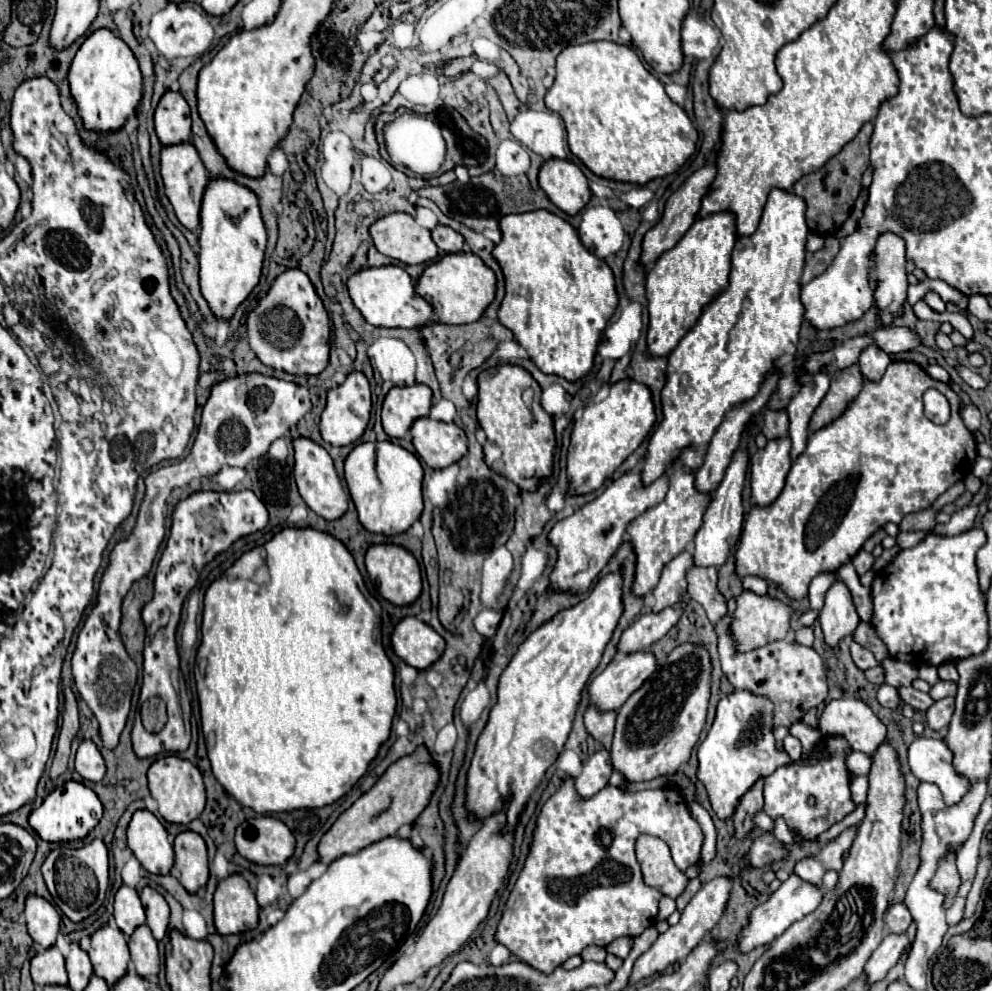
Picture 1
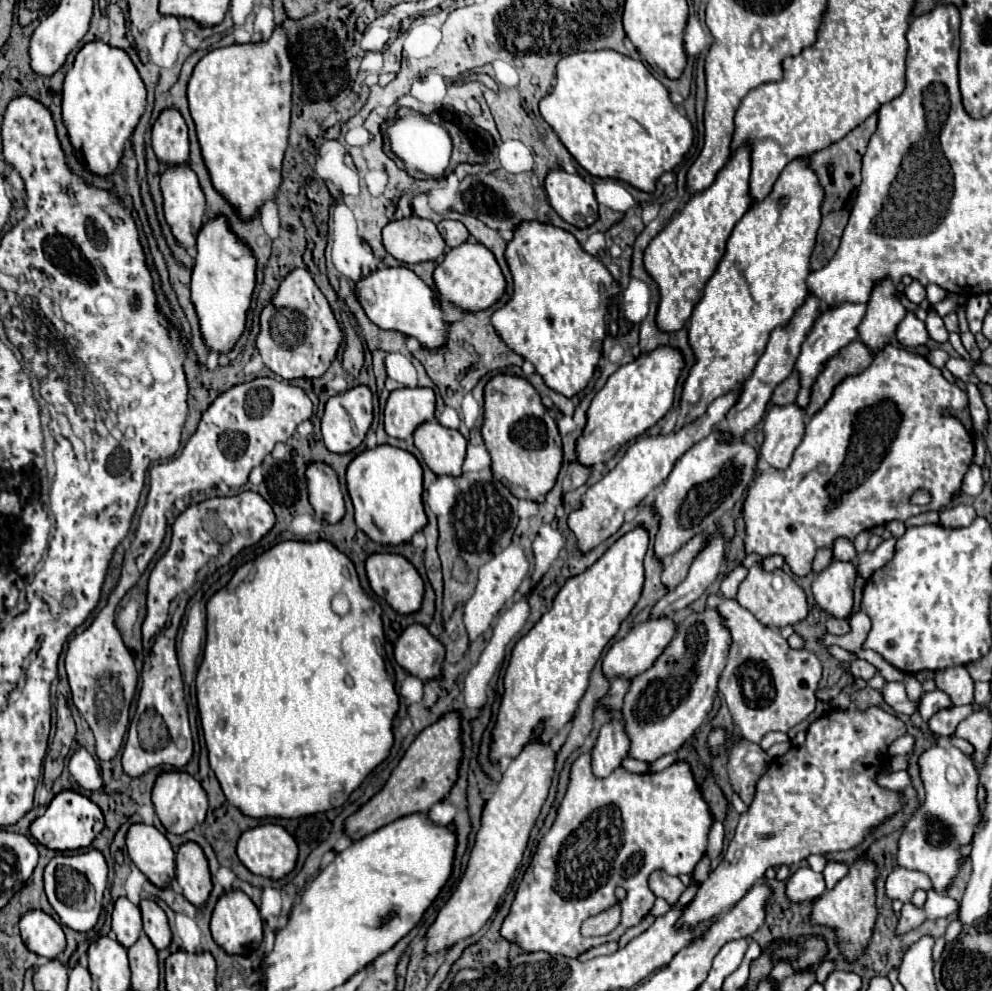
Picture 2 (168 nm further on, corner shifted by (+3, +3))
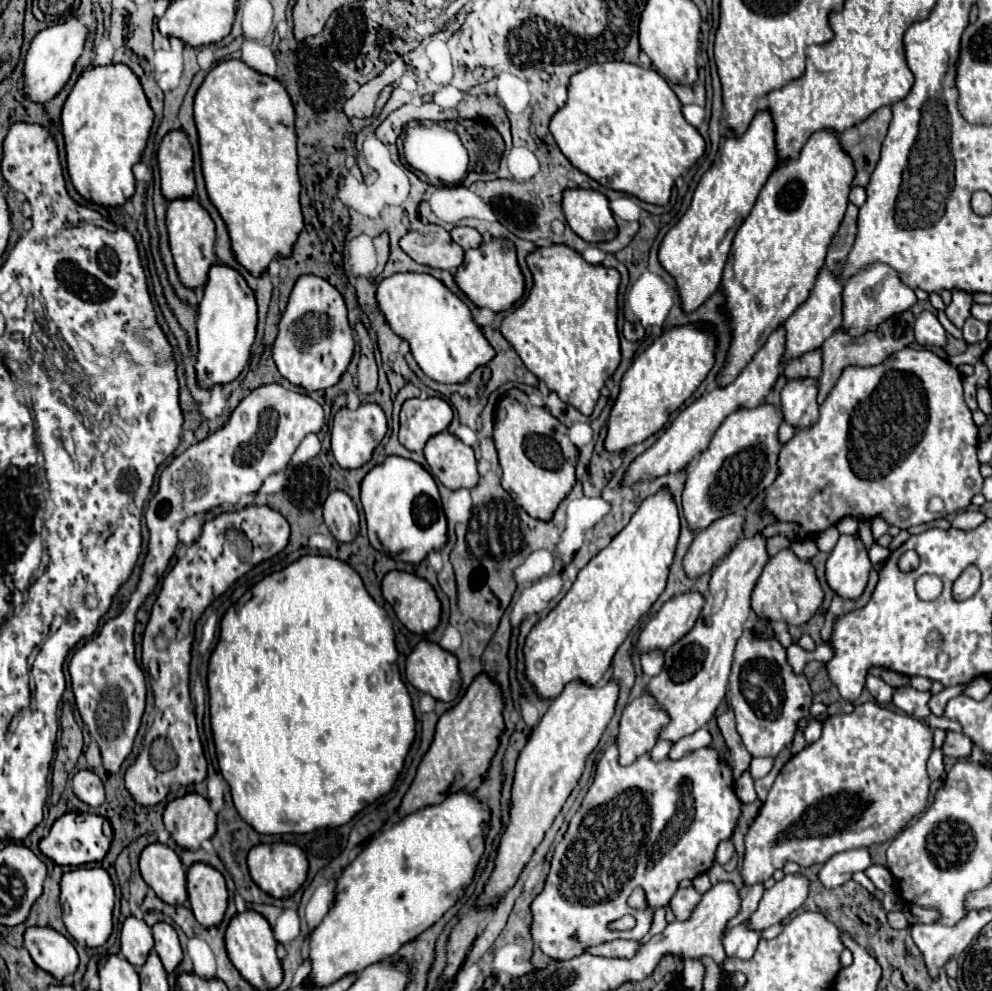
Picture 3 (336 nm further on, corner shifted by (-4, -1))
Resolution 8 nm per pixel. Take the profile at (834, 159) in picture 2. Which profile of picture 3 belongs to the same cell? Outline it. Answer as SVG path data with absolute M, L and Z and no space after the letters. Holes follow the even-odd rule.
M884 106L864 122L848 128L838 136L842 150L854 160L856 174L852 186L867 186L868 178L880 158L880 146L888 132L890 120L892 120L892 112L888 106Z

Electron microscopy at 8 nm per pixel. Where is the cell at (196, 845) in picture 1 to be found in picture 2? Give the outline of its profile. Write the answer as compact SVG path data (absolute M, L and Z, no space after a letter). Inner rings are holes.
M187 842L177 852L177 884L193 906L203 906L211 894L211 872L199 844Z

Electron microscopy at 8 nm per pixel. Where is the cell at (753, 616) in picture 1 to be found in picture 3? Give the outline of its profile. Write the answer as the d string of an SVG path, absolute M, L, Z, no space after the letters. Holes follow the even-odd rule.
M780 550L768 560L752 590L752 610L756 616L770 622L784 620L788 626L804 626L820 608L822 596L824 592L816 580L814 567L794 556L792 550Z

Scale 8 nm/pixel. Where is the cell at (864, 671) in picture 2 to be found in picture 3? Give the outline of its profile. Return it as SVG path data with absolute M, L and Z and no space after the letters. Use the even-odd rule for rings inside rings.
M866 676L866 688L876 698L878 704L888 704L892 700L892 688L878 676Z

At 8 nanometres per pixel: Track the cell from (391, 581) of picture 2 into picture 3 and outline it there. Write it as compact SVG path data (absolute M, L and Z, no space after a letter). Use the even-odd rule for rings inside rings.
M392 570L382 580L382 594L400 622L414 634L432 632L440 620L440 602L428 580Z

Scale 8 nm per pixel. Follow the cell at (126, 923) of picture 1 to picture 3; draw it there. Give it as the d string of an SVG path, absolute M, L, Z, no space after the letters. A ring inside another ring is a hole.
M128 916L122 924L122 934L120 934L120 950L124 958L134 966L140 968L146 962L146 956L150 954L154 940L152 940L152 930L144 920L138 920L134 916Z

